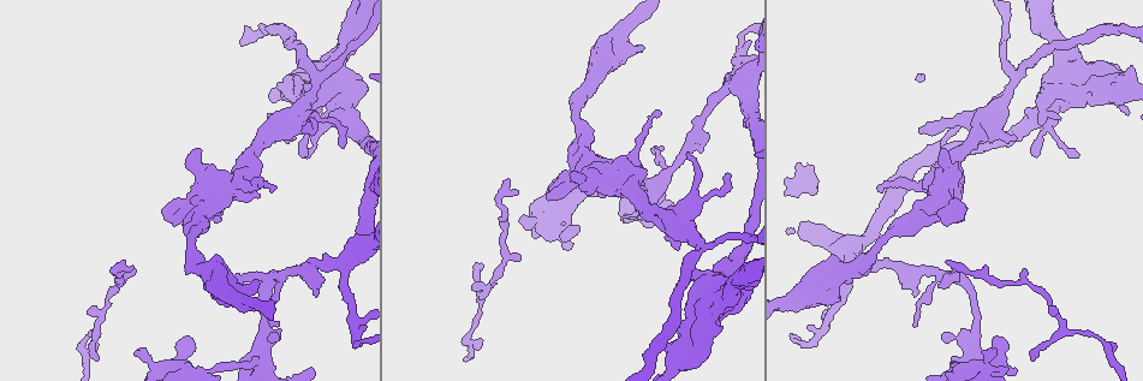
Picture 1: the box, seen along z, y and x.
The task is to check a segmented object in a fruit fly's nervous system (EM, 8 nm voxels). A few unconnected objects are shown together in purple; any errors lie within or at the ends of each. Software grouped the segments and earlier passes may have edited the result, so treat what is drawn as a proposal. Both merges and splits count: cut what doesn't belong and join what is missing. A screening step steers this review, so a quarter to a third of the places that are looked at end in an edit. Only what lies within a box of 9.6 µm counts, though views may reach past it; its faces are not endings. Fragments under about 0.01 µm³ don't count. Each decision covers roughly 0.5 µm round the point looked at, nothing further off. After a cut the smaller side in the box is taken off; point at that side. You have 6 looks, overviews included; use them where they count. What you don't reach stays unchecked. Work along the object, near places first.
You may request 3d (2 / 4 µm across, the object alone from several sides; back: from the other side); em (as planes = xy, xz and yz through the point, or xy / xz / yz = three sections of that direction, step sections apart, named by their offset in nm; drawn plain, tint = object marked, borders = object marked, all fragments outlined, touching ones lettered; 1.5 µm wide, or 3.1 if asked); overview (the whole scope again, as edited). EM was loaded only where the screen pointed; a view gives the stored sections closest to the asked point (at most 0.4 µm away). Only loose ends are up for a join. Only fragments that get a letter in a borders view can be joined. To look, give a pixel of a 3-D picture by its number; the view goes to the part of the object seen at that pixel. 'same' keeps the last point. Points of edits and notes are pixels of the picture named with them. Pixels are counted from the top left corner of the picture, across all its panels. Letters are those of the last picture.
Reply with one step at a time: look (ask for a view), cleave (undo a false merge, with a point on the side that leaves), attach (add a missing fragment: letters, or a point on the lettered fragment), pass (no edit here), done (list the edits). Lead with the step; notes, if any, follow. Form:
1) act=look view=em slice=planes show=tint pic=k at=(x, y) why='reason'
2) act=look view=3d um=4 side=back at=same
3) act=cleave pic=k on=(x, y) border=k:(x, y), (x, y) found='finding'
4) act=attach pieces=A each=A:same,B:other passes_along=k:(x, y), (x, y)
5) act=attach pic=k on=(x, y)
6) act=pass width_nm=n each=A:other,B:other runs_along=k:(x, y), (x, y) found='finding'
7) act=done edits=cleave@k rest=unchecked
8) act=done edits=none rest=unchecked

act=look view=3d um=4 pic=1 at=(135, 271) why='thin end'

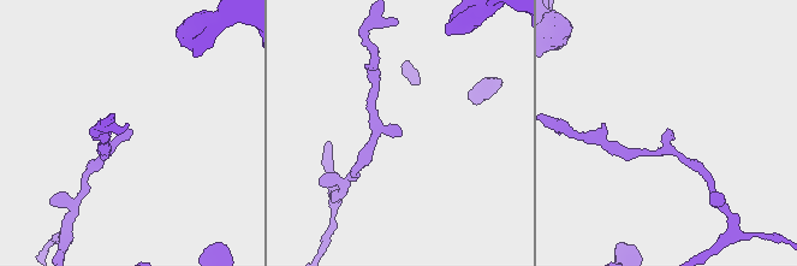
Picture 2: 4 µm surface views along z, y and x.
act=look view=em slice=planes show=borders pic=2 at=(128, 129)

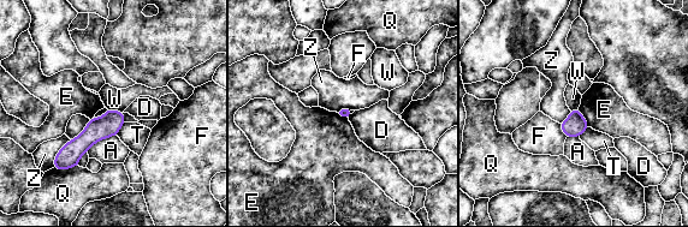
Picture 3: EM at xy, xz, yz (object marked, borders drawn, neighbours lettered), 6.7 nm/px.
act=pass each=A:other,D:other,E:other,F:other,Q:other,T:other,W:other,Z:other runs_along=3:(120, 115), (58, 159) found='none of them fits'

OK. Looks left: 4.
act=look view=3d um=4 pic=1 at=(508, 178) why='tapers out'

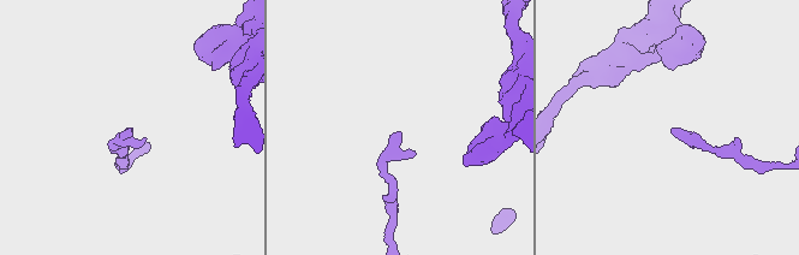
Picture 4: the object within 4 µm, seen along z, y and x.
act=look view=em slice=xz step=4 show=borders pic=4 at=(131, 127) why='shape alone is not enough'

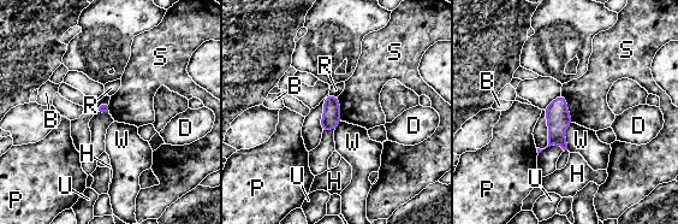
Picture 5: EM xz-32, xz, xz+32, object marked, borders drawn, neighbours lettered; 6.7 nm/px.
act=look view=em slice=planes show=borders at=same

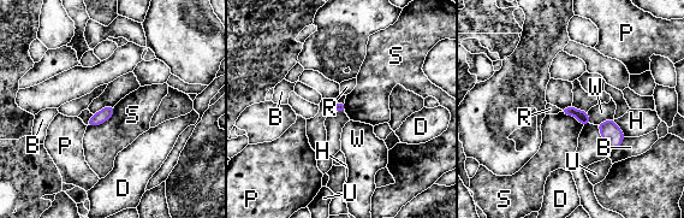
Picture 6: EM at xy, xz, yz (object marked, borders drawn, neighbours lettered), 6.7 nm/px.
act=pass longest_contact=S:240nm each=B:other,D:other,H:other,P:other,R:other,S:other,U:other,W:other found='no lettered fragment goes on from it'

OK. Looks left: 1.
act=look view=em slice=planes show=borders pic=1 at=(879, 185) why='free end'

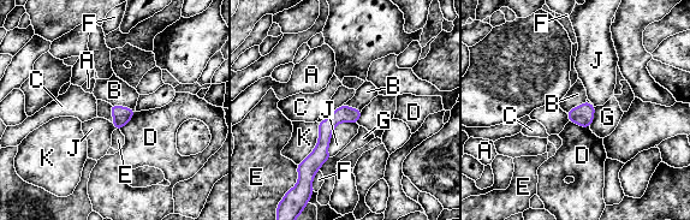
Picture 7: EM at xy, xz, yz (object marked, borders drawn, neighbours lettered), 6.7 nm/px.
act=pass each=A:other,B:other,C:other,D:other,E:other,F:other,G:other,J:other,K:other runs_along=7:(356, 112), (325, 130), (308, 167) found='none of them fits'

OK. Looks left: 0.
act=done edits=none rest=unchecked

